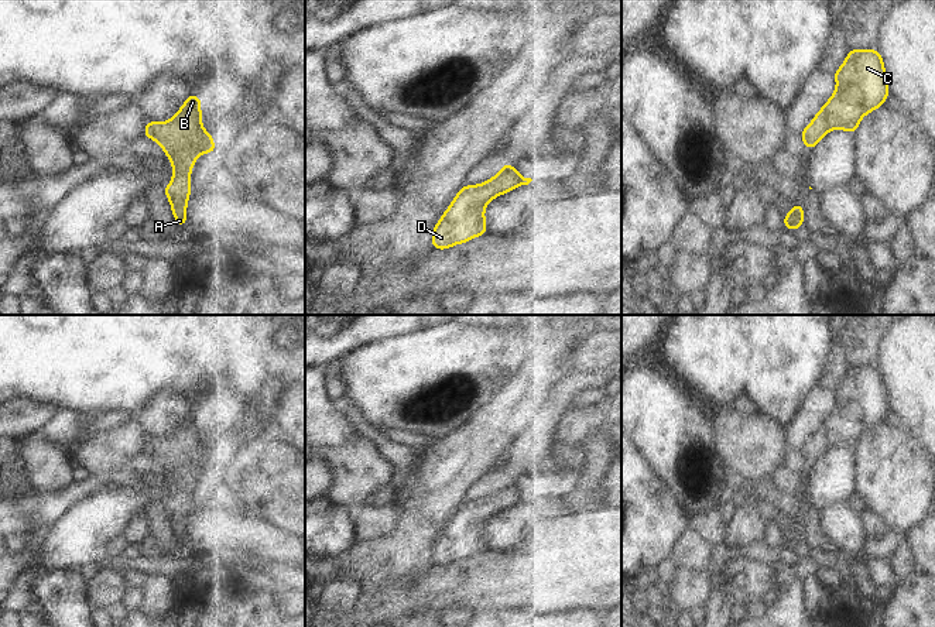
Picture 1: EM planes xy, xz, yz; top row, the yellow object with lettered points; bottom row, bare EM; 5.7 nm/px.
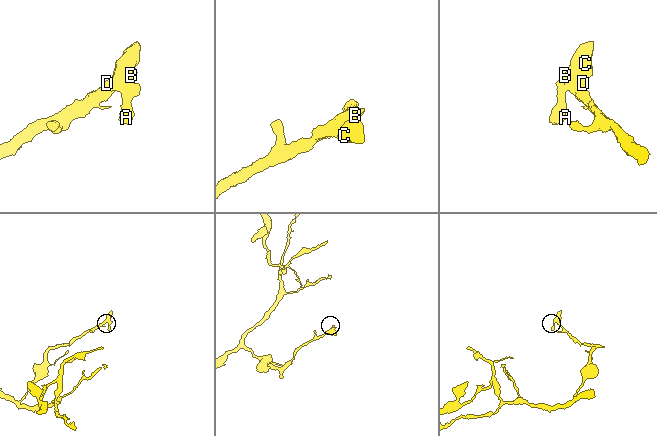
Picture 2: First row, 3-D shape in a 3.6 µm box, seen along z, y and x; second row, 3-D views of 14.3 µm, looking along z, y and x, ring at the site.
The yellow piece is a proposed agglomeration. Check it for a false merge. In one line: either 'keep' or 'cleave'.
keep

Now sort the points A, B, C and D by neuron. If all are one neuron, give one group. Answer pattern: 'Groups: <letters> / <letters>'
Groups: A B C D

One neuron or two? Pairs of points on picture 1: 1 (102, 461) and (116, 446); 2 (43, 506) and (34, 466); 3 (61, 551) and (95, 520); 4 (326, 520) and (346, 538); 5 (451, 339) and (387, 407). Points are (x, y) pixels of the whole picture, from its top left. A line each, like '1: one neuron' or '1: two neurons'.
1: one neuron
2: two neurons
3: one neuron
4: one neuron
5: one neuron

